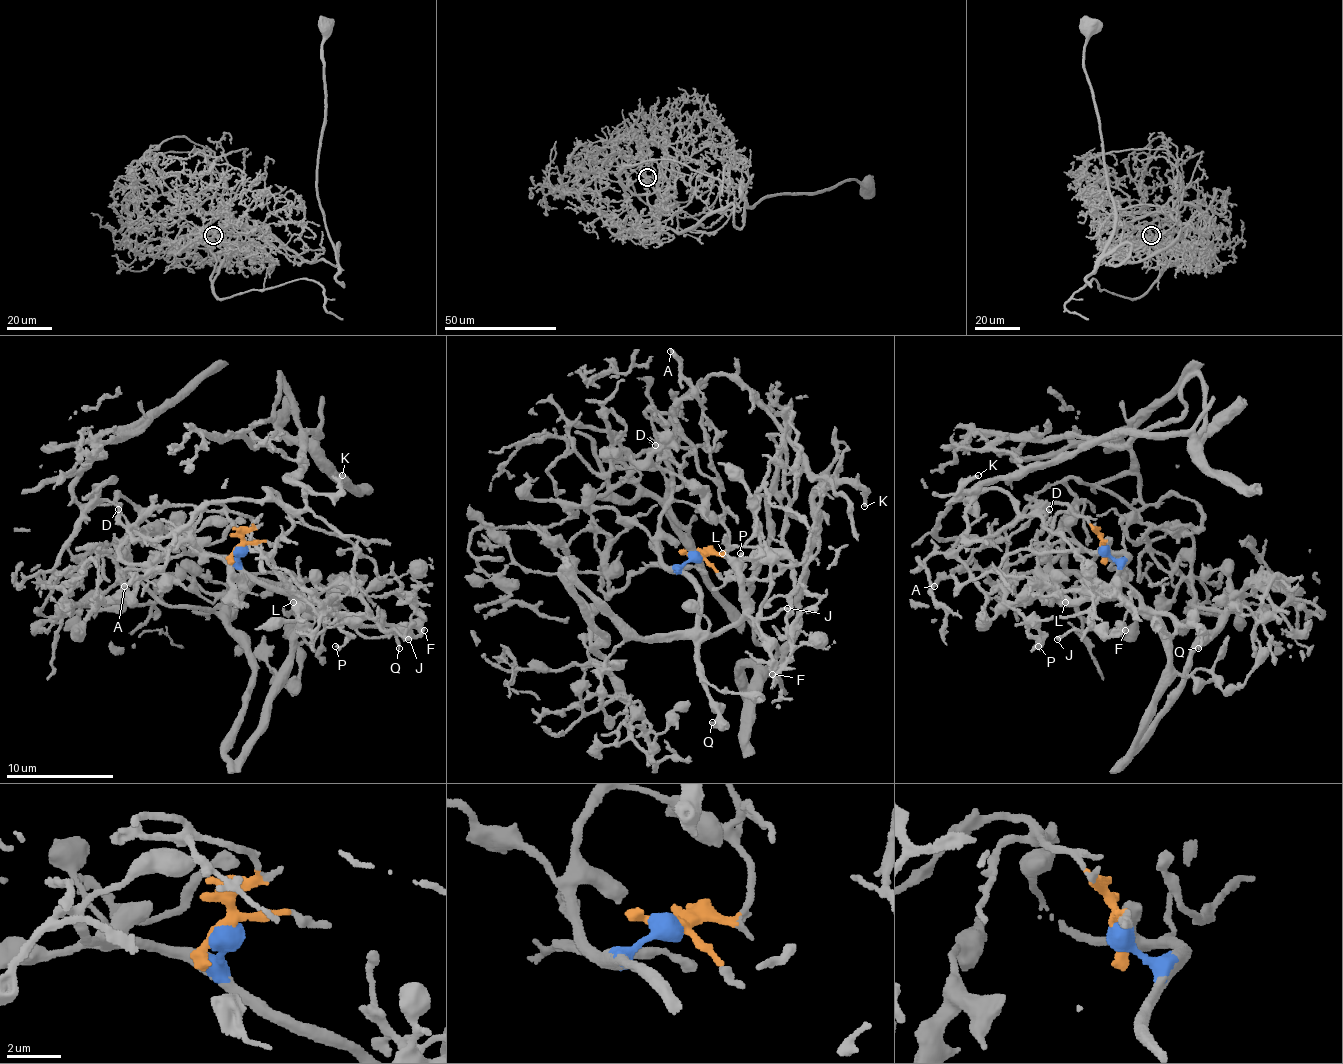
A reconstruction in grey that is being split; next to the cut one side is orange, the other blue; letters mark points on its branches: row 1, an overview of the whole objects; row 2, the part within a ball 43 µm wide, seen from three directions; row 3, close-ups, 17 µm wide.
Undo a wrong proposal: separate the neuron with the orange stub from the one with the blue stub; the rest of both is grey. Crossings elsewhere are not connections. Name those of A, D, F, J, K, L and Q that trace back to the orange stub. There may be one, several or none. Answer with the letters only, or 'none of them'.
A, D, K

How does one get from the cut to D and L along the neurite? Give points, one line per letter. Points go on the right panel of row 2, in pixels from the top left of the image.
D: (1103, 546), (1069, 506), (1028, 506), (1007, 530), (1003, 562), (1040, 551), (1049, 508)
L: (1103, 546), (1116, 565), (1112, 581), (1118, 597), (1133, 608), (1141, 605), (1137, 594), (1125, 586), (1064, 602)

